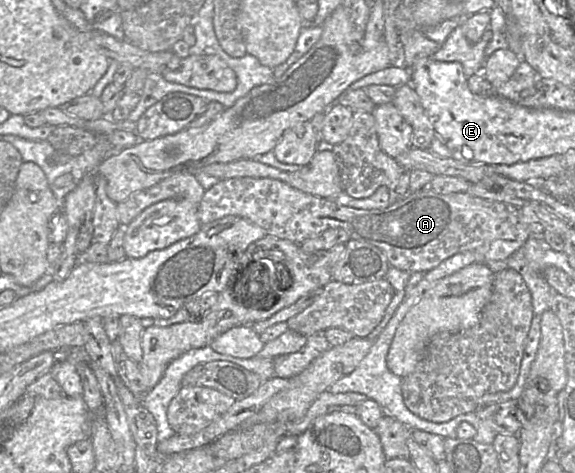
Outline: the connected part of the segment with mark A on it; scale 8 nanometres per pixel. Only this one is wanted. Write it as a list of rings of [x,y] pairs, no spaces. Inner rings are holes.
[[[235,177],[224,179],[205,190],[198,204],[198,219],[207,224],[228,215],[235,215],[258,225],[266,235],[300,244],[328,229],[343,229],[349,240],[375,245],[384,252],[389,266],[410,273],[427,272],[456,254],[473,251],[484,256],[485,261],[505,261],[528,240],[531,235],[544,231],[540,223],[531,222],[510,203],[487,200],[469,193],[440,194],[430,186],[408,194],[399,202],[382,209],[353,208],[338,204],[334,199],[303,193],[289,184],[271,178]]]

